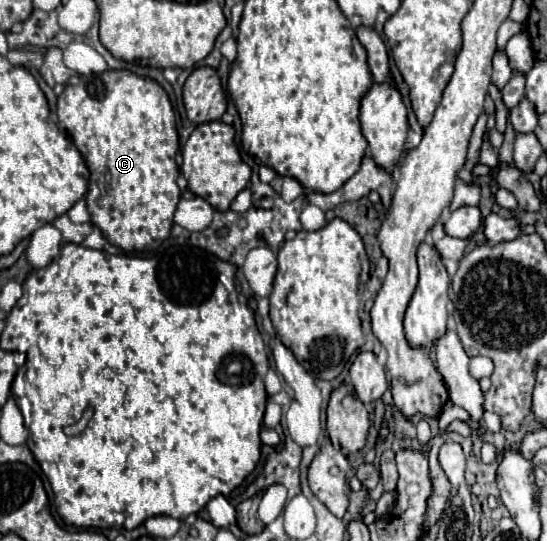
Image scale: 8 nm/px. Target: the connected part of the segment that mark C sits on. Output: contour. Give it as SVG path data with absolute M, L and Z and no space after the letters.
M106 70L94 76L80 76L66 84L64 92L58 96L56 114L60 128L72 138L90 168L86 206L92 224L102 230L110 244L120 246L124 252L156 250L170 236L174 210L180 200L180 188L176 184L179 176L176 164L178 132L174 110L164 88L150 78L140 78L126 70Z

